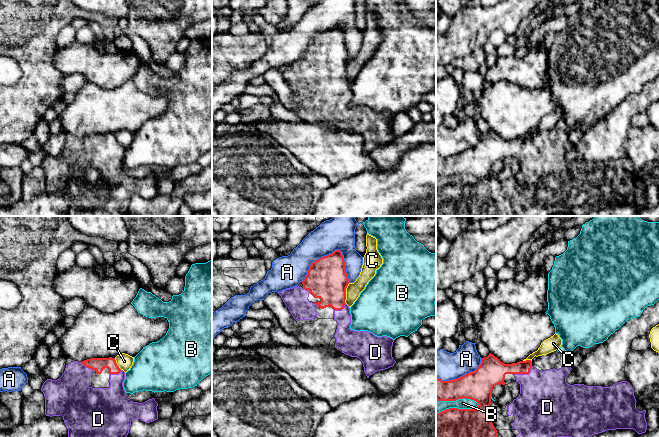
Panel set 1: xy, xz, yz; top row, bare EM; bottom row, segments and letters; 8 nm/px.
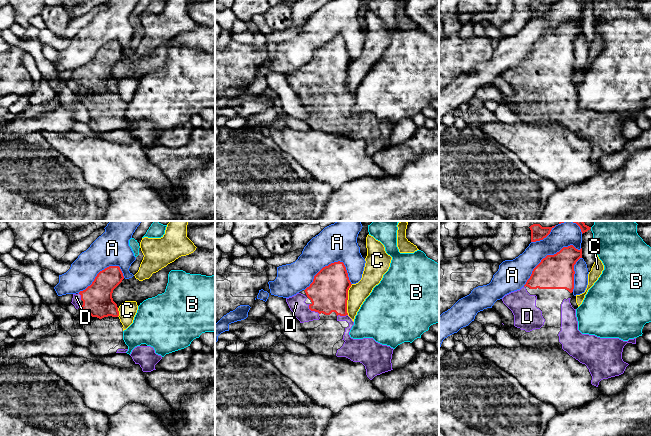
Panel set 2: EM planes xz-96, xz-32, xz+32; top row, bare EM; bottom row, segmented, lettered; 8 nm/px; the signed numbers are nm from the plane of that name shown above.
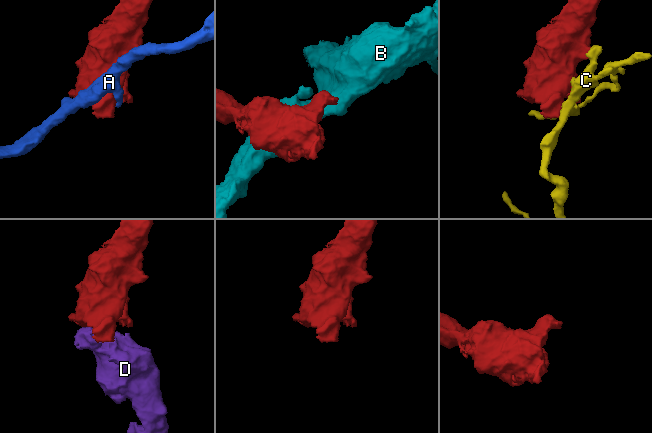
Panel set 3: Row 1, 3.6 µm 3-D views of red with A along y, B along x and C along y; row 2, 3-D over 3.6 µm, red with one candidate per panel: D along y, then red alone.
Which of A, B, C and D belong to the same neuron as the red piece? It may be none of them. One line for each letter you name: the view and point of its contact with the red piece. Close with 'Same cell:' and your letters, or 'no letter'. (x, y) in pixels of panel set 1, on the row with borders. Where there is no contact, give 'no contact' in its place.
D: meets red in yz at (524, 373)
Same cell: D

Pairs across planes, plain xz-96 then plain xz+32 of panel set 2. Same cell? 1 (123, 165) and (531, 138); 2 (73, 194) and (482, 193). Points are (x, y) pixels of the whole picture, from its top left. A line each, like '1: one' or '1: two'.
1: one
2: one

